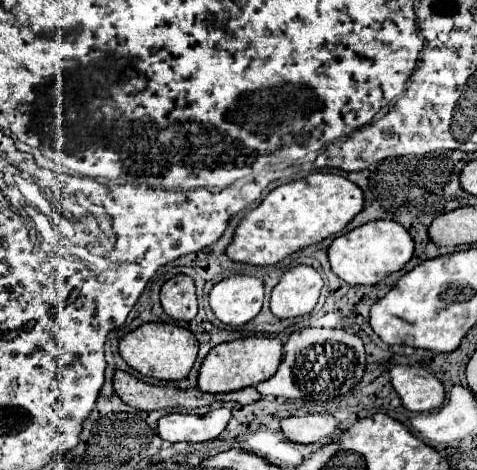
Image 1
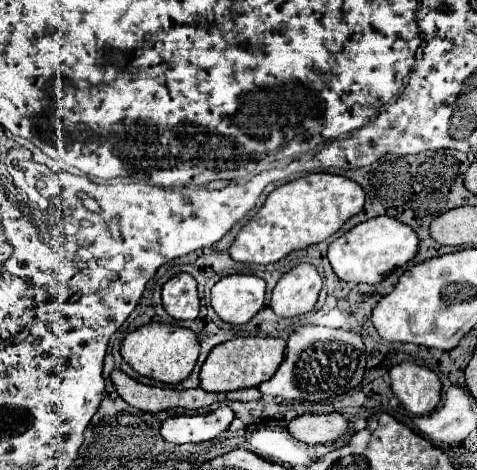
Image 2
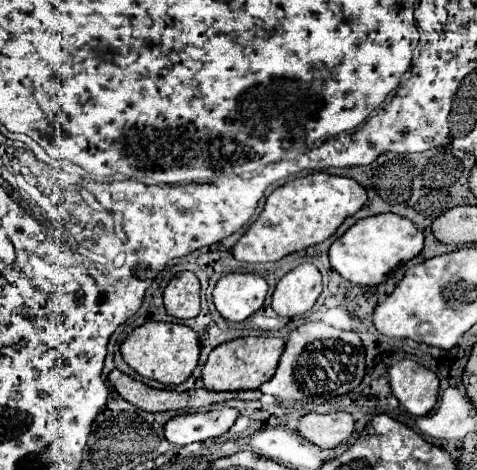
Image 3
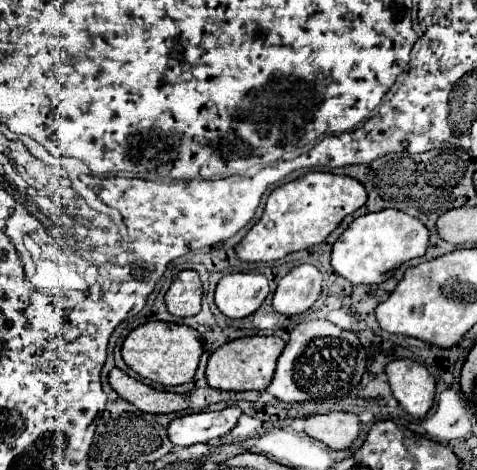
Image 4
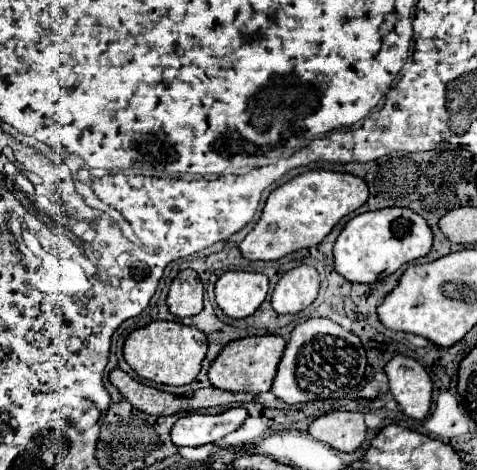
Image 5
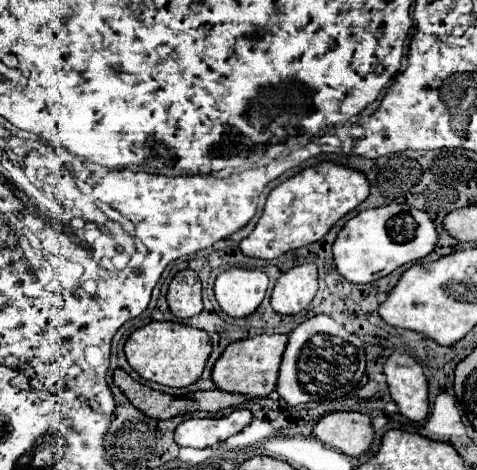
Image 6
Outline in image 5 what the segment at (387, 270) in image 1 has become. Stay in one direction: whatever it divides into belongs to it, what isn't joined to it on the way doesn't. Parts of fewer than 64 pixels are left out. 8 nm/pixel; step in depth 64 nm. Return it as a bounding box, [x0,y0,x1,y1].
[334,208,434,284]

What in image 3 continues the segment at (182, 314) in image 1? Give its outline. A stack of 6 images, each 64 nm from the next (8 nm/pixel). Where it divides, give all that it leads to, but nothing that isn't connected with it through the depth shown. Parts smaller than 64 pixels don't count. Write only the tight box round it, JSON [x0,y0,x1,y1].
[164,272,200,318]

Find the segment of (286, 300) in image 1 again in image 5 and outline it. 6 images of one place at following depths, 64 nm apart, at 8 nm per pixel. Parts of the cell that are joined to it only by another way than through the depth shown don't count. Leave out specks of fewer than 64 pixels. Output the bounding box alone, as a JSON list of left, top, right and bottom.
[272,266,320,314]

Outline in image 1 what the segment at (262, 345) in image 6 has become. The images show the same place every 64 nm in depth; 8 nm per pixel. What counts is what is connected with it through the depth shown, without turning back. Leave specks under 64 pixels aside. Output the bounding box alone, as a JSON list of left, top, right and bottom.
[198,338,282,392]

